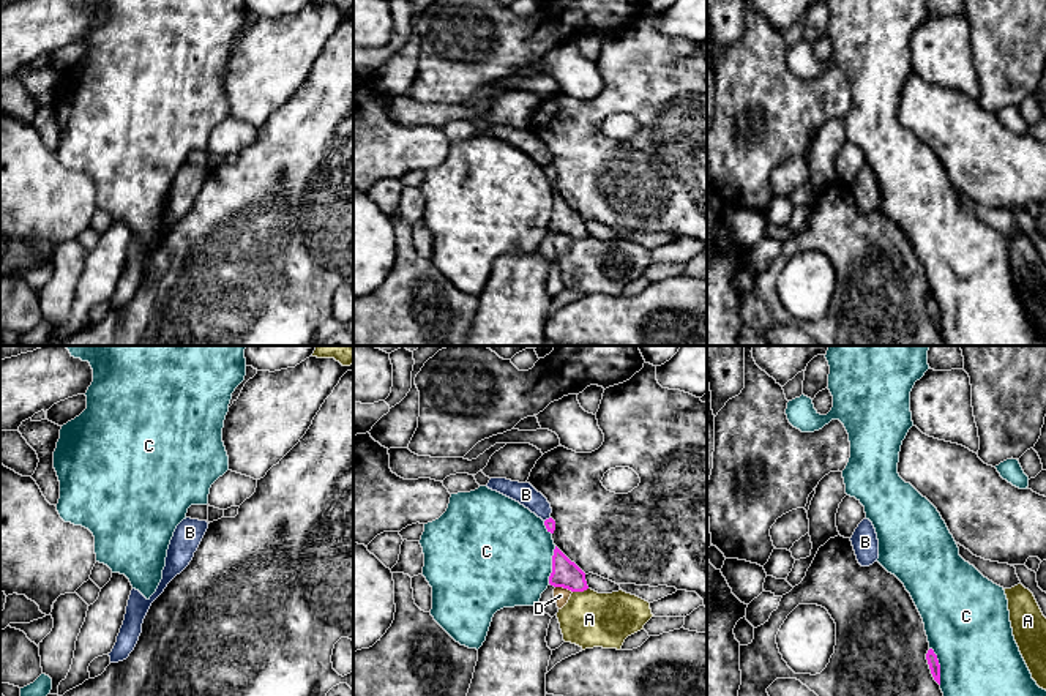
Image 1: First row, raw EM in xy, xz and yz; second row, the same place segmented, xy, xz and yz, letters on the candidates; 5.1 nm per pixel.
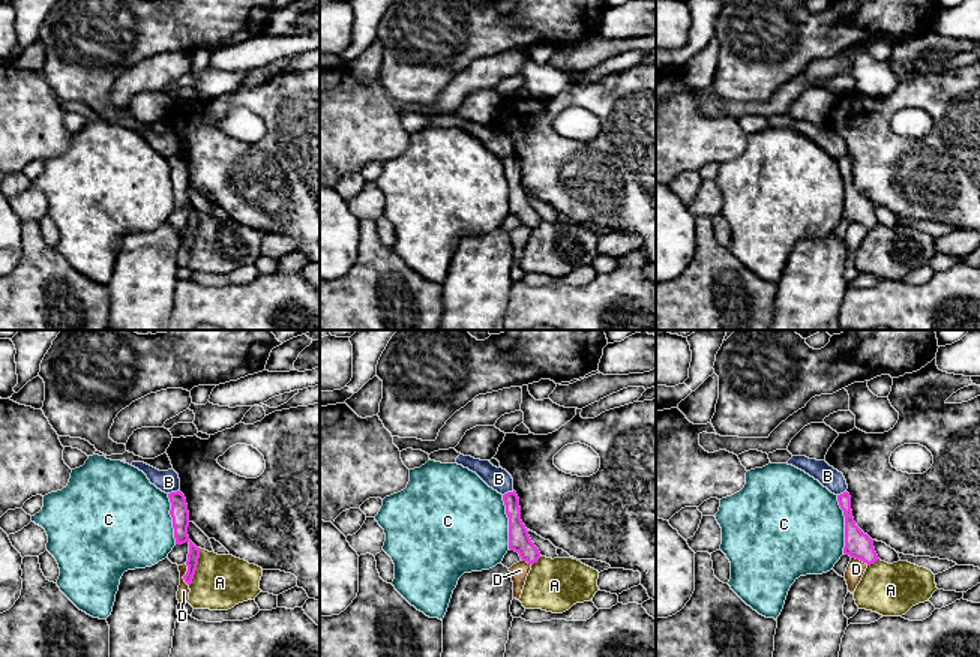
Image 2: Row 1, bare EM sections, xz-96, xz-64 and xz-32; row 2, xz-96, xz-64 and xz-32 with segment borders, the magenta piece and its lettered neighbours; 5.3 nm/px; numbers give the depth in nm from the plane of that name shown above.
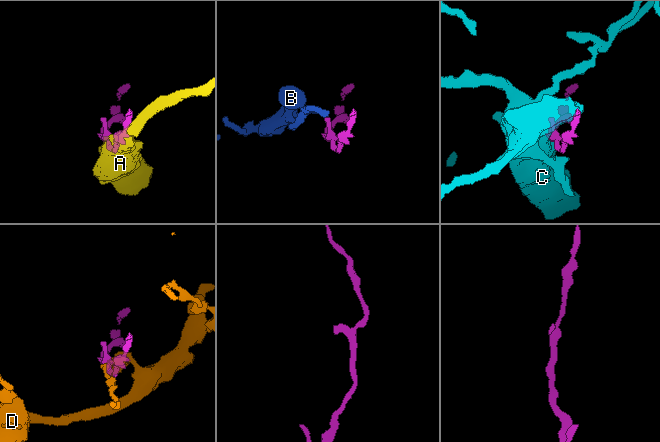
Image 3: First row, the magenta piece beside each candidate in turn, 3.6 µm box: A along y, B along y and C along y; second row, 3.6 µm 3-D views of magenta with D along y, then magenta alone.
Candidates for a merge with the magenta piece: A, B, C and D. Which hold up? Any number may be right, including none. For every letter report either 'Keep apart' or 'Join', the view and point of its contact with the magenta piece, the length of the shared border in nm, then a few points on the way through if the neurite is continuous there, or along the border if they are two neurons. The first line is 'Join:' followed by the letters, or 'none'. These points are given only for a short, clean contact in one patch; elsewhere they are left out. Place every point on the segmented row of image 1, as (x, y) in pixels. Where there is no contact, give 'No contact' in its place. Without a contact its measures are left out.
Join: none
A: Keep apart. Touches magenta at xz (579, 591). Shared border 80 nm
B: Keep apart. Touches magenta at xz (546, 520). Shared border 40 nm. Boundary: xz (549, 516), (545, 521)
C: Keep apart. Touches magenta at yz (939, 666). Shared border 200 nm
D: Keep apart. Touches magenta at xz (564, 587). Shared border 90 nm

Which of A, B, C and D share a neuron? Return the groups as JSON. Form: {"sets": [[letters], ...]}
{"sets": [["A"], ["B"], ["C"], ["D"]]}

